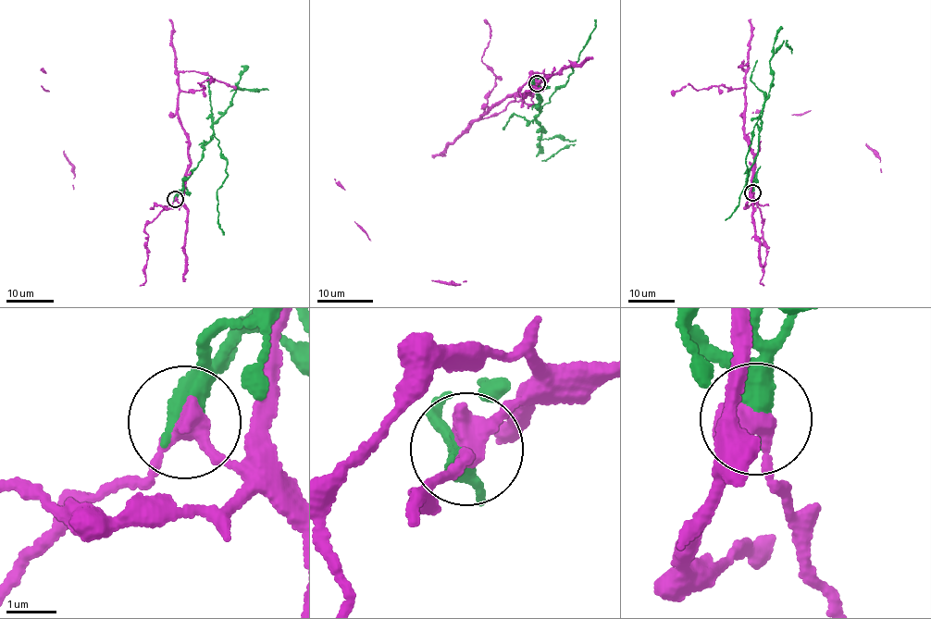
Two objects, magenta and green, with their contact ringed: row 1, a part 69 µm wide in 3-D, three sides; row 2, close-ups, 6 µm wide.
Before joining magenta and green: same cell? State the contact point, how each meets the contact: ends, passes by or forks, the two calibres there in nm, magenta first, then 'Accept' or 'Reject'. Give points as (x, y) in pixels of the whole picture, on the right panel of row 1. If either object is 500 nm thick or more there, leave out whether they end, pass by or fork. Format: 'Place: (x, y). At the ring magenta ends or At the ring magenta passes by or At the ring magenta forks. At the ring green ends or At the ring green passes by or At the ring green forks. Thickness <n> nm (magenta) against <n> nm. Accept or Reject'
Place: (752, 192). Thickness 360 nm (magenta) against 500 nm. Reject

